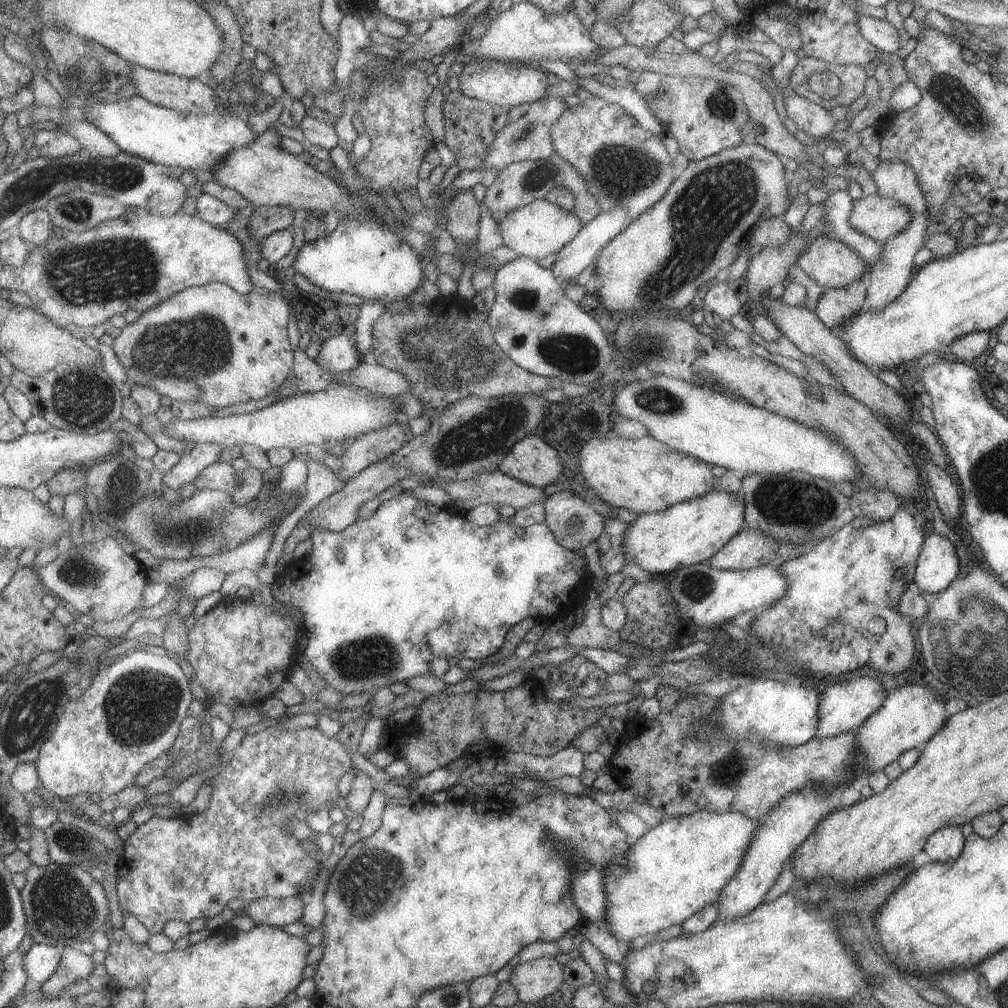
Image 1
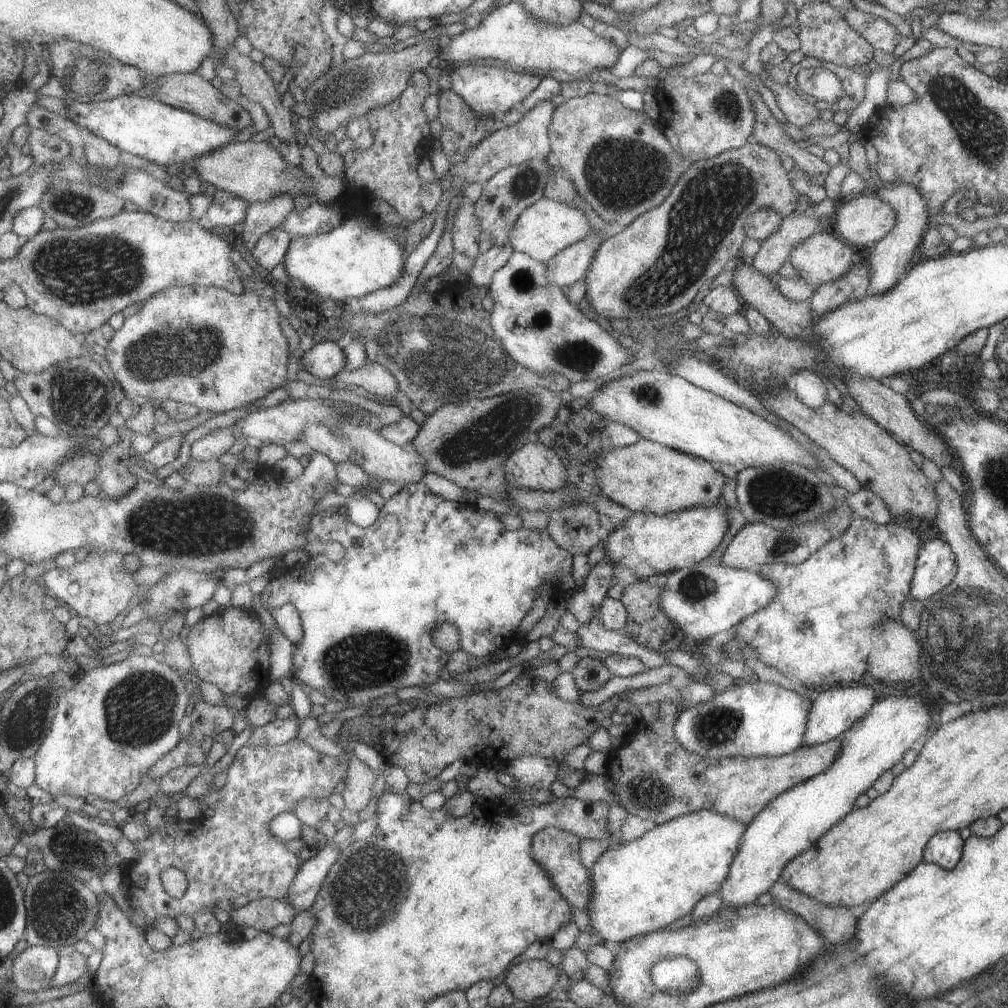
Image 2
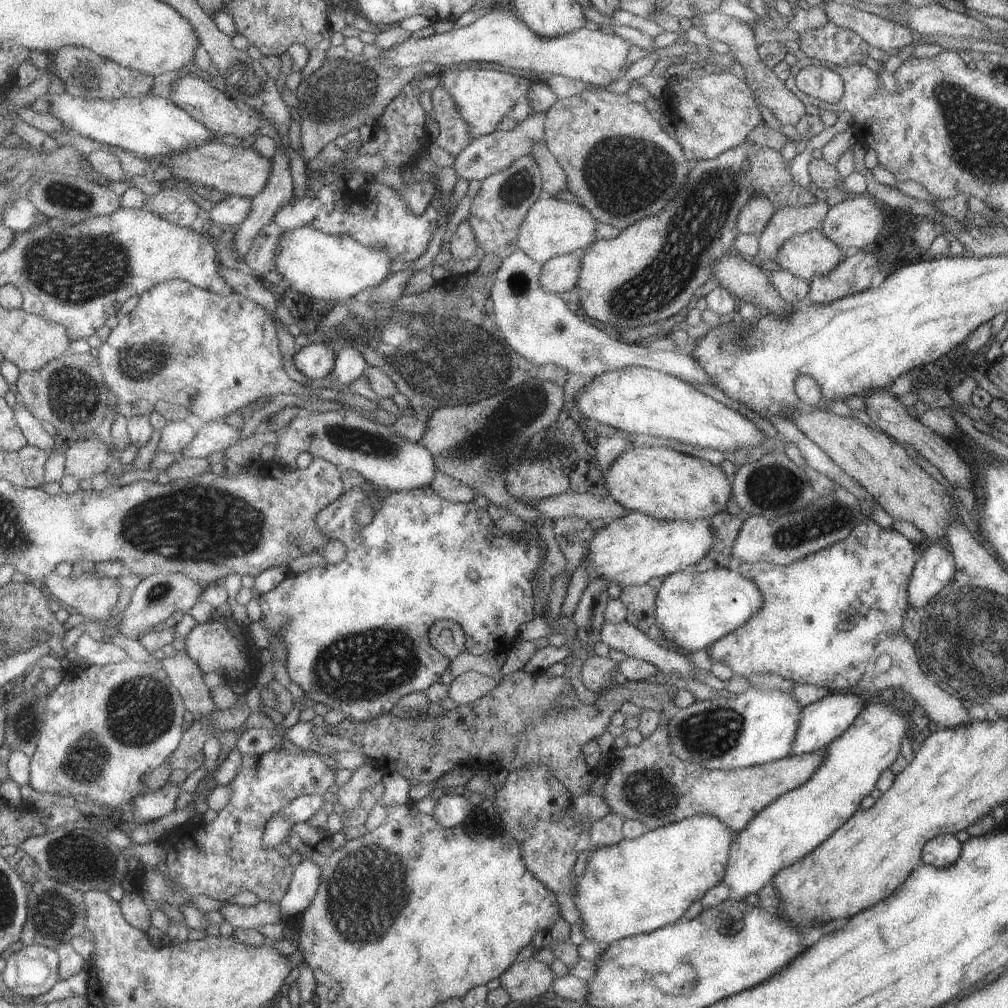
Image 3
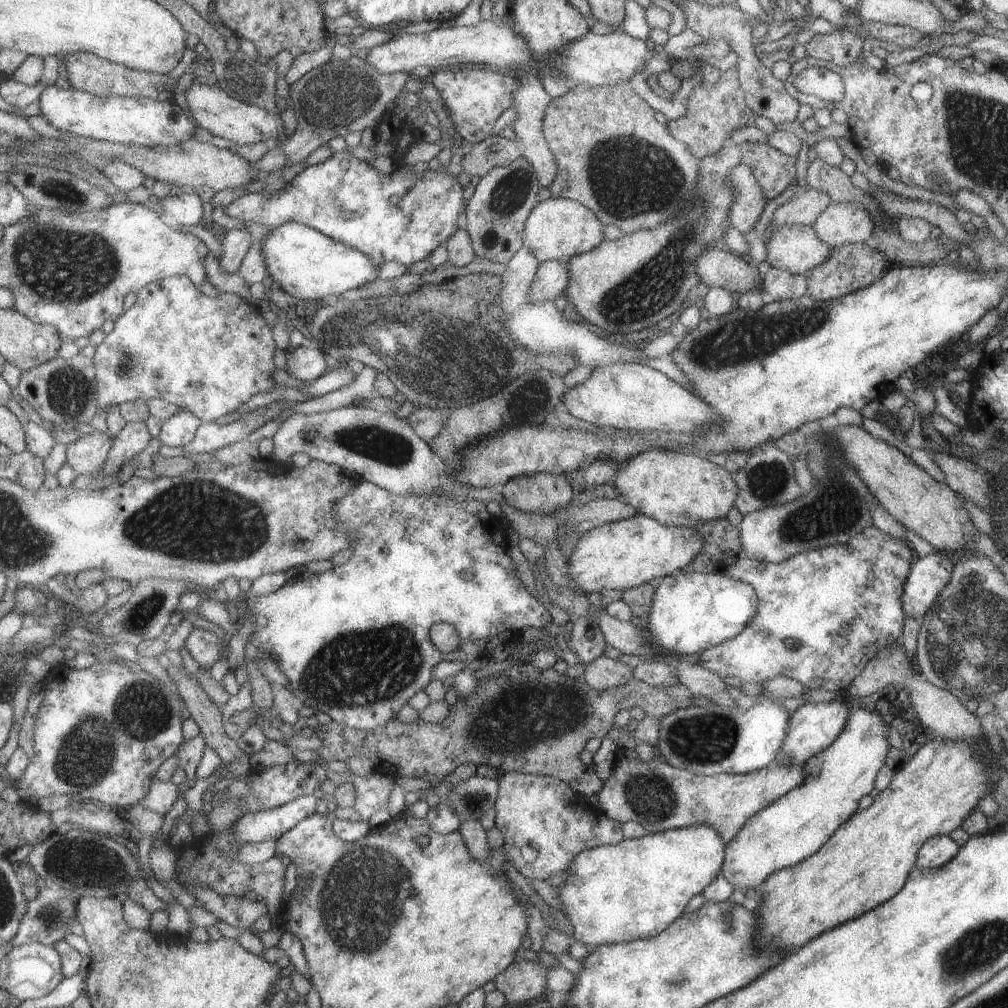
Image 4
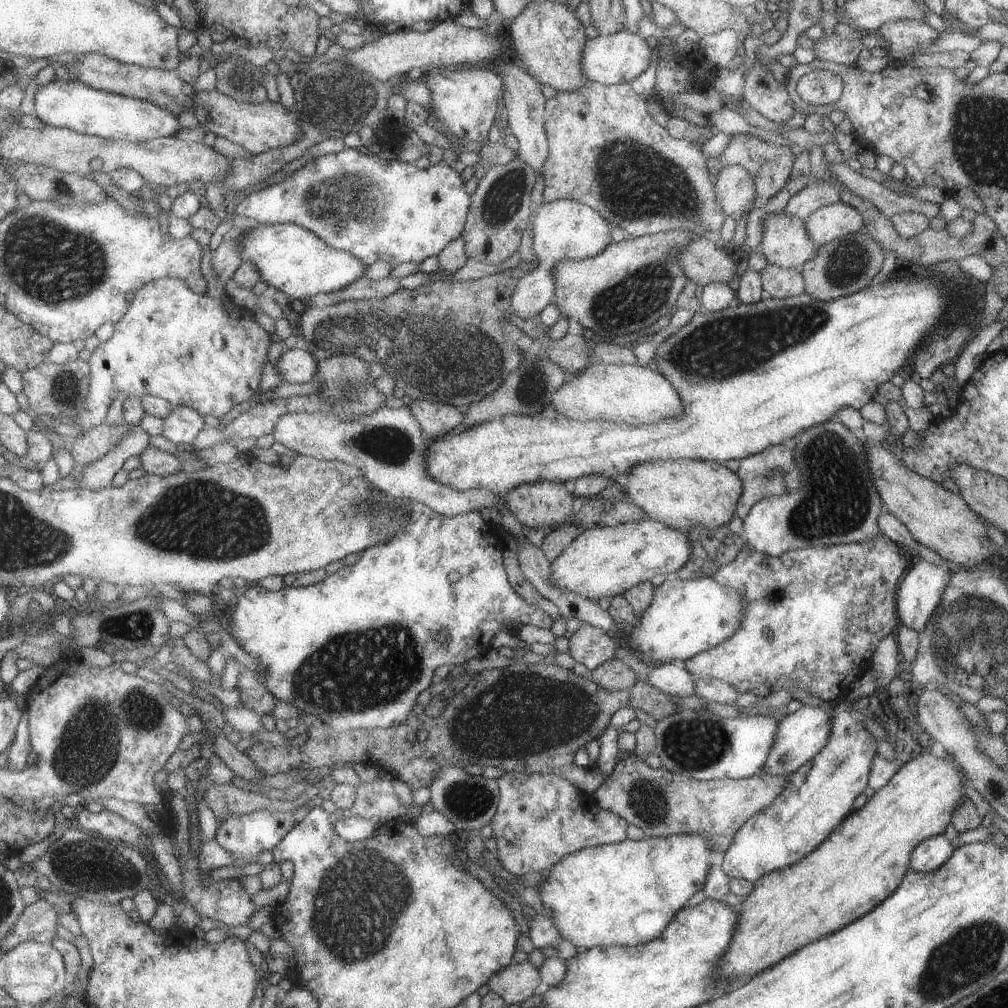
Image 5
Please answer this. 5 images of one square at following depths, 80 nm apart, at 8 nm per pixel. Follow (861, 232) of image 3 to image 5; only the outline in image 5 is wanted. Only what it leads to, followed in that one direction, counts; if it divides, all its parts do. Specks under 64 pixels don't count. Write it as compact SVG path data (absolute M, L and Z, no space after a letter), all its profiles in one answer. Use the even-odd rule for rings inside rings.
M837 201L815 209L804 218L807 236L819 247L862 229L861 215L847 203Z

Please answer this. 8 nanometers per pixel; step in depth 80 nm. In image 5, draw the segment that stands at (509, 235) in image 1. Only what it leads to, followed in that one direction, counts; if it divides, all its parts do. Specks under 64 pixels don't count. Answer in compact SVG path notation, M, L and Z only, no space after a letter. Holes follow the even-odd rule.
M559 199L552 203L543 203L531 216L529 226L532 232L532 252L537 260L562 261L586 259L600 253L609 243L609 224L598 212L589 206Z

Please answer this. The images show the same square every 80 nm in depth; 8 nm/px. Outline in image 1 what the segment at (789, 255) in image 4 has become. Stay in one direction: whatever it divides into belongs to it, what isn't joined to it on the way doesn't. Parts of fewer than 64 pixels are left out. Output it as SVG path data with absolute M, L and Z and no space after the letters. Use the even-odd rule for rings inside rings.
M819 235L809 242L795 264L821 288L843 288L867 275L867 264L857 251L832 236Z

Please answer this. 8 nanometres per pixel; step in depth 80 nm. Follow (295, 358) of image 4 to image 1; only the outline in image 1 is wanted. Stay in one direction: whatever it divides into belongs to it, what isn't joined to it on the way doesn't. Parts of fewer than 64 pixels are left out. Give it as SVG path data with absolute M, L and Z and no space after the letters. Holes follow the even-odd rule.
M346 333L329 337L319 346L314 361L328 373L340 373L351 370L363 362Z

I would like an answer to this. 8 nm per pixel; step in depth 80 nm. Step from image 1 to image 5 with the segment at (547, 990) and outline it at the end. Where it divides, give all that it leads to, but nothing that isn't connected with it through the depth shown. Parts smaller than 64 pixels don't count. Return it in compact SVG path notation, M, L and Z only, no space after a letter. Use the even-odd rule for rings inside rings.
M529 961L509 963L505 968L494 972L486 985L489 991L498 994L505 1003L521 1005L528 1002L540 982L538 968Z

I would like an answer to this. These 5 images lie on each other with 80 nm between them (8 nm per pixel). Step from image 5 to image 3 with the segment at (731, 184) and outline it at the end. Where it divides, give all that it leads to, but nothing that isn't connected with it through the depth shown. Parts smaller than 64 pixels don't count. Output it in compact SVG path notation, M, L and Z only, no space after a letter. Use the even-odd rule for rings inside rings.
M753 195L744 202L744 206L737 213L735 228L739 233L757 235L774 212L775 206L765 195Z

